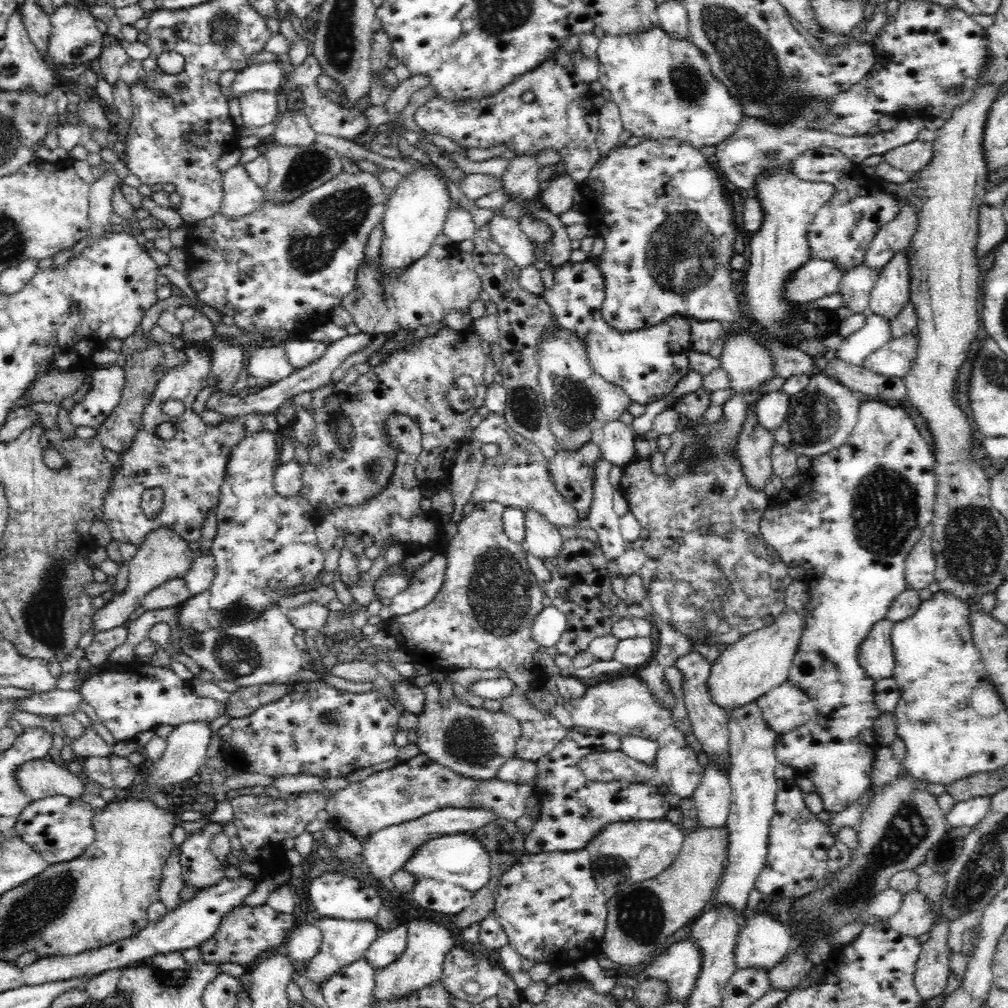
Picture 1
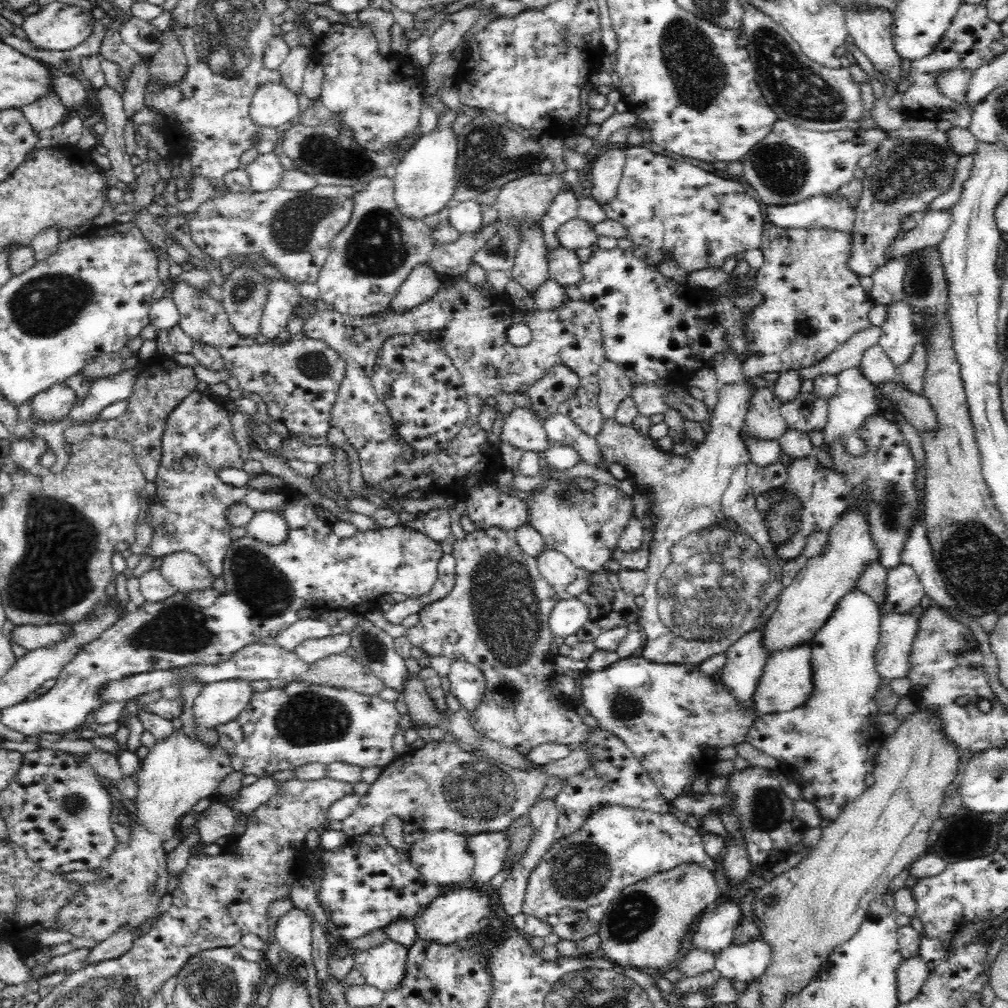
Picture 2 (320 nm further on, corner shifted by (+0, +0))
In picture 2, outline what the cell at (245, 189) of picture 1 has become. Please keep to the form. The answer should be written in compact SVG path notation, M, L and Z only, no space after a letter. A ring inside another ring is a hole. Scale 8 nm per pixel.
M272 151L259 154L250 164L246 165L245 170L251 183L249 190L268 192L278 187L285 169L278 159L278 151Z

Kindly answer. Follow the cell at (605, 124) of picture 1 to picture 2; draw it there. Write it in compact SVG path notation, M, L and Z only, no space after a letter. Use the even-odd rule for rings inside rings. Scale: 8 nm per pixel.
M608 149L592 160L591 197L598 204L608 204L616 196L625 160L625 149Z

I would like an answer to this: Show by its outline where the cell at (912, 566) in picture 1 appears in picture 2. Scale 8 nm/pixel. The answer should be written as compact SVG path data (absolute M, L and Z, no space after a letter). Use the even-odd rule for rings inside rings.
M900 563L888 569L885 582L884 602L879 604L881 612L896 612L909 614L914 606L922 602L926 596L921 580L915 570L907 564Z

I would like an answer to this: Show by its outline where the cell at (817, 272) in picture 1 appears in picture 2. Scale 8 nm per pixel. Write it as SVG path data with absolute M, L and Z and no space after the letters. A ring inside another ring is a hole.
M909 117L897 130L887 132L886 138L877 148L874 160L865 168L865 178L860 200L854 216L852 228L852 252L850 252L849 268L858 274L858 277L872 277L882 266L887 264L888 248L894 238L901 232L902 218L910 215L920 216L932 204L932 200L948 192L954 176L954 168L958 164L958 155L952 151L946 131L936 127L929 118Z

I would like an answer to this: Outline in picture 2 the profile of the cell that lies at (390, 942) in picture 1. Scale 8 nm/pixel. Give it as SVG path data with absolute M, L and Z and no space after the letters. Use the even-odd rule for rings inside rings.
M389 938L380 946L356 952L351 958L356 968L370 986L390 992L400 986L406 974L409 949Z

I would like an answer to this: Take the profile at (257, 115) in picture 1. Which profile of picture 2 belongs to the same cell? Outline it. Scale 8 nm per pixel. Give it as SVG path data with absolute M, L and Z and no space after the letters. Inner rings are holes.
M282 83L262 84L252 96L250 118L260 127L274 127L288 124L298 117L298 97Z

